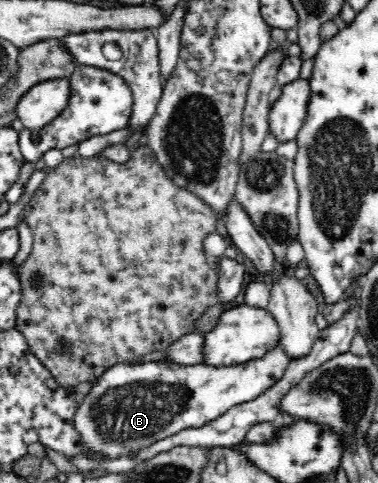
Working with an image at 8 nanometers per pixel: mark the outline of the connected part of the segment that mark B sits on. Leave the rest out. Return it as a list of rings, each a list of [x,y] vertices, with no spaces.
[[[275,344],[274,348],[267,350],[260,358],[250,359],[245,363],[229,367],[207,367],[200,363],[195,365],[177,365],[176,363],[169,363],[164,360],[141,362],[139,364],[115,364],[102,373],[89,393],[84,397],[83,401],[79,403],[79,409],[77,409],[77,415],[75,415],[75,424],[86,443],[86,447],[88,447],[90,451],[103,453],[113,460],[119,457],[125,457],[125,455],[131,455],[131,451],[139,451],[139,449],[143,449],[143,447],[147,447],[147,445],[153,445],[153,442],[159,441],[159,439],[165,439],[165,437],[169,437],[169,435],[176,435],[179,431],[185,429],[199,429],[199,427],[203,427],[203,425],[215,421],[215,419],[227,413],[232,407],[257,399],[259,395],[263,395],[265,391],[269,391],[275,383],[279,383],[279,380],[285,375],[285,371],[287,371],[287,367],[289,367],[290,361],[290,357],[283,351],[280,344]]]

